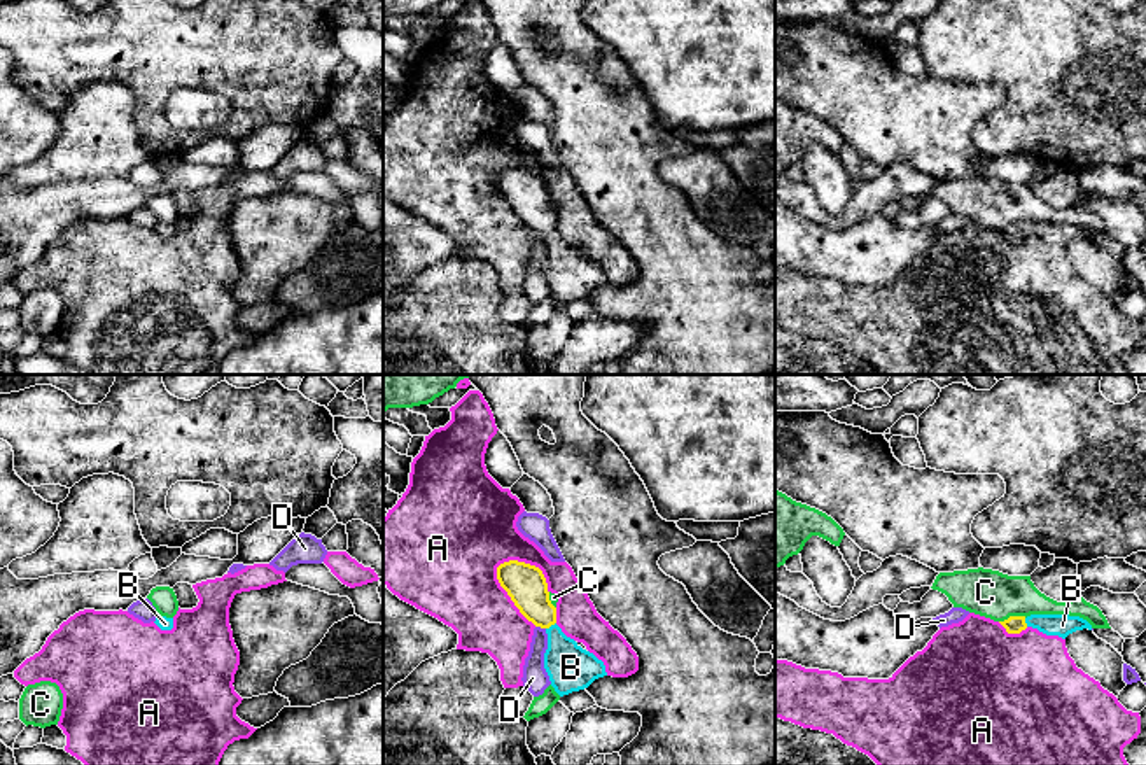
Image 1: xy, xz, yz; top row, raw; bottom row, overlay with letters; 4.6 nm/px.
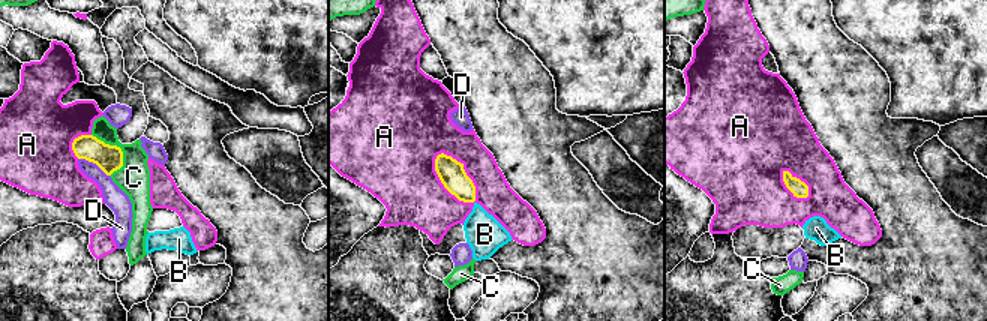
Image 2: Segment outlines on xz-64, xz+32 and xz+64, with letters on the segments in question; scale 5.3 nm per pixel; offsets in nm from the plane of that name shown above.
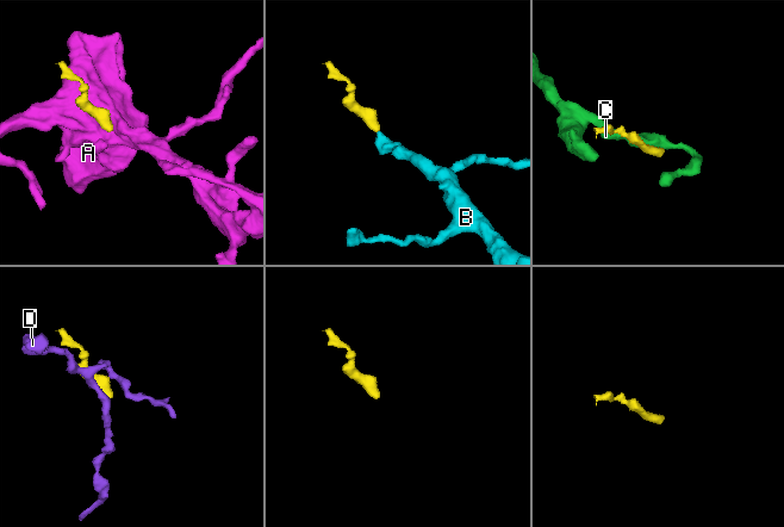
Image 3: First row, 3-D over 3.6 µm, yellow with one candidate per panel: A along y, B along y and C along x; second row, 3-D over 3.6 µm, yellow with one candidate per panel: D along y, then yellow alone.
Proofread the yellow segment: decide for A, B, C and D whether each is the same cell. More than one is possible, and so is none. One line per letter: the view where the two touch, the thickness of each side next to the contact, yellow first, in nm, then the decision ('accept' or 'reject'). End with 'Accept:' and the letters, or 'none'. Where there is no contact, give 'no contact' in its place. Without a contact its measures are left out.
A: xz | 180/380 nm | reject
B: xz | 180/200 nm | accept
C: yz | 80/220 nm | reject
D: xz | 180/120 nm | reject
Accept: B

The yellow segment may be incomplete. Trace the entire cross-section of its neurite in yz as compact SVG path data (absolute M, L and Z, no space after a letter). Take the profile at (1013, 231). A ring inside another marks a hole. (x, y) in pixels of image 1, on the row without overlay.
M1031 222L1027 226L1010 224L1008 228L999 231L1006 236L1008 242L1020 242L1027 235L1032 235L1046 243L1059 243L1062 247L1076 238L1092 238L1092 233L1087 228L1069 222Z

